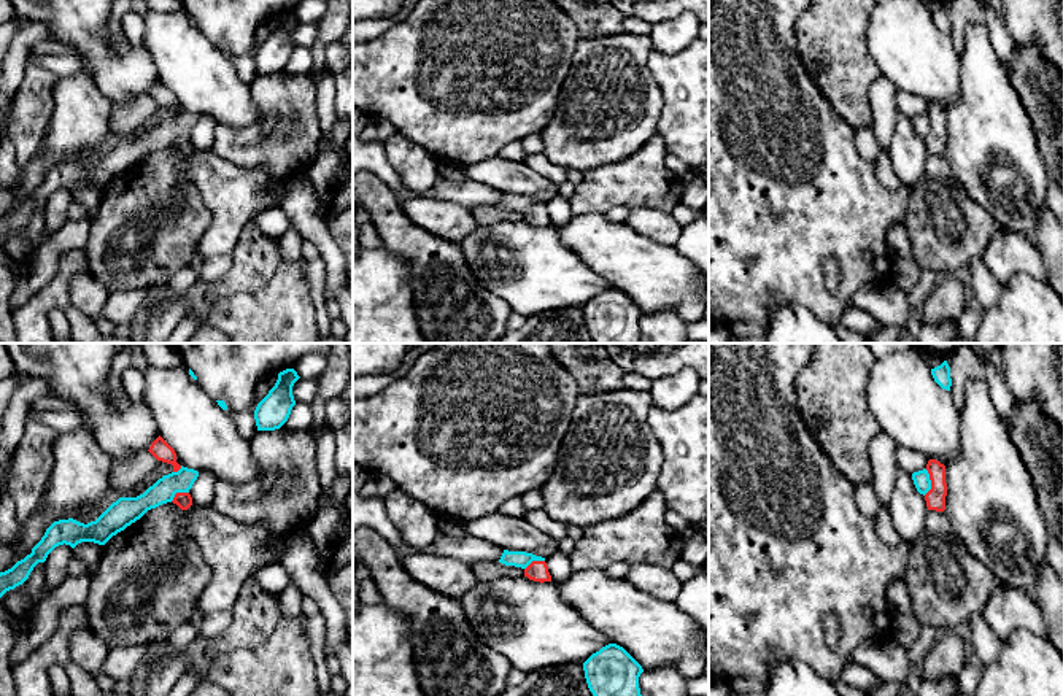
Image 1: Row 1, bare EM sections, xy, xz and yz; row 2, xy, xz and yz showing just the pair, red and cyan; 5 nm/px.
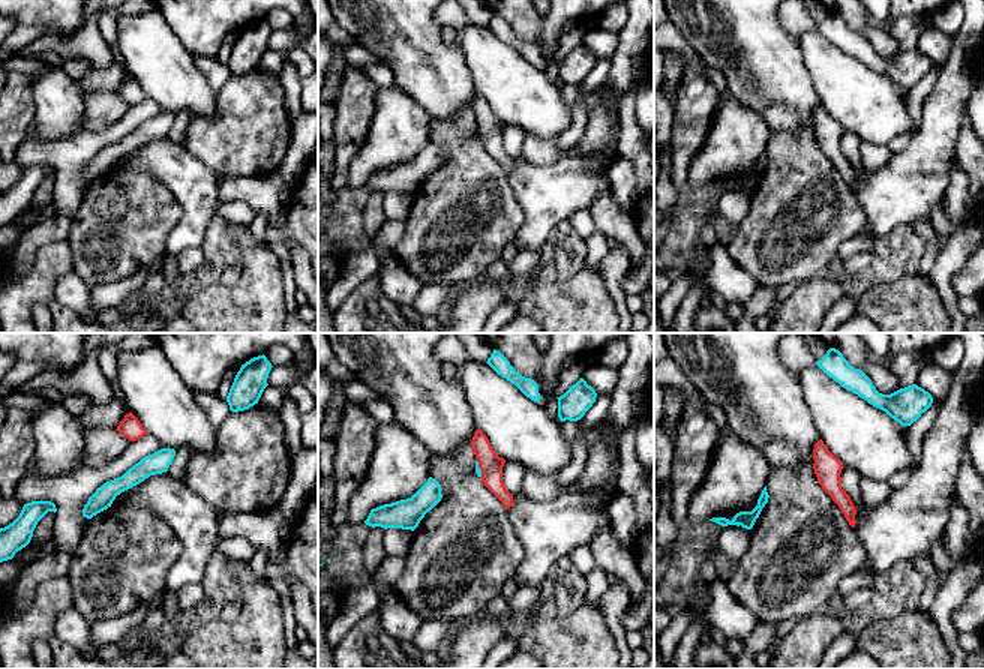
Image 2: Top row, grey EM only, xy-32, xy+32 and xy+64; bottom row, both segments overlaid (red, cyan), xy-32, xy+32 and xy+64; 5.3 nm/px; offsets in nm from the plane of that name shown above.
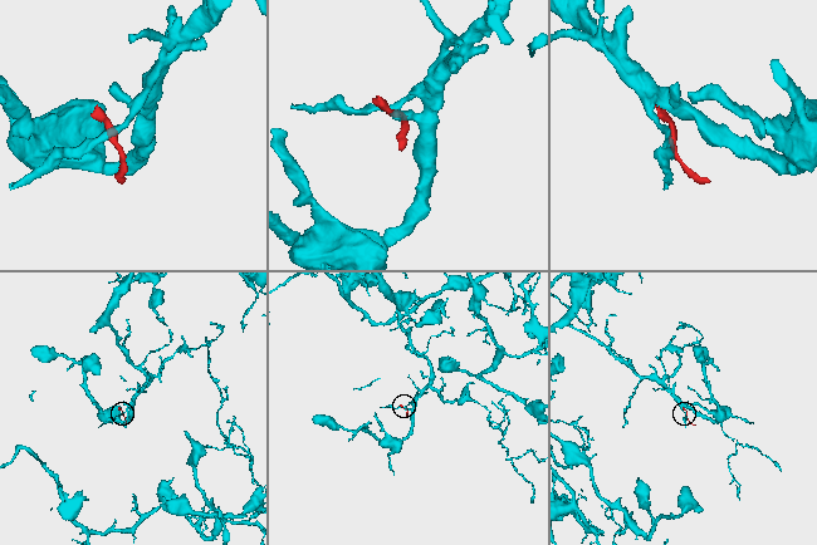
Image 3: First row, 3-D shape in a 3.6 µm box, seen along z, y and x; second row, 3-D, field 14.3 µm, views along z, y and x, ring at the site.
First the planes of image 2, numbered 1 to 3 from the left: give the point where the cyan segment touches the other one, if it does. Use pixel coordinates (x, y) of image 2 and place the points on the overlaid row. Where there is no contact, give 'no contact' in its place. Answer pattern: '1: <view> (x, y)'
1: no contact
2: xy+32 (480, 468)
3: no contact

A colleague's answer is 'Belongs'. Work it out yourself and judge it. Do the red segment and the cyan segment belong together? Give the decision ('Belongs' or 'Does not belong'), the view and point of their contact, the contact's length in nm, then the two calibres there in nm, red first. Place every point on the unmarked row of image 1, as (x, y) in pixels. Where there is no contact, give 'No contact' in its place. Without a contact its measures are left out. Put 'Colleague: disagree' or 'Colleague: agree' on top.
Colleague: disagree
Does not belong. Touches red at yz (931, 126). Shared border 140 nm. Thickness 100 nm (red) against 90 nm

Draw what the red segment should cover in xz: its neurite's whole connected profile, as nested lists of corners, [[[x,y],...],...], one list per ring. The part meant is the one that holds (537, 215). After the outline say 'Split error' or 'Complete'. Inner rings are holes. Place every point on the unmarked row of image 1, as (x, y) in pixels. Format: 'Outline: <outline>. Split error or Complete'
Outline: [[[532,205],[526,213],[524,213],[524,221],[534,226],[551,226],[551,219],[548,216],[548,210],[545,205]]]. Complete

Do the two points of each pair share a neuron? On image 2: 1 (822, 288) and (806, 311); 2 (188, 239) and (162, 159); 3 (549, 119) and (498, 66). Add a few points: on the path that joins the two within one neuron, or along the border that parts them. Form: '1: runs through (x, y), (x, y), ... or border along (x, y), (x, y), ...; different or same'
1: runs through (818, 294), (807, 305); same
2: runs through (192, 219), (192, 189), (182, 179); same
3: runs through (536, 105), (510, 80); same

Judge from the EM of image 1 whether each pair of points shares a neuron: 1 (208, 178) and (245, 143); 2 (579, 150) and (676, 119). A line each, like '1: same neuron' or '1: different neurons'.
1: different neurons
2: different neurons

